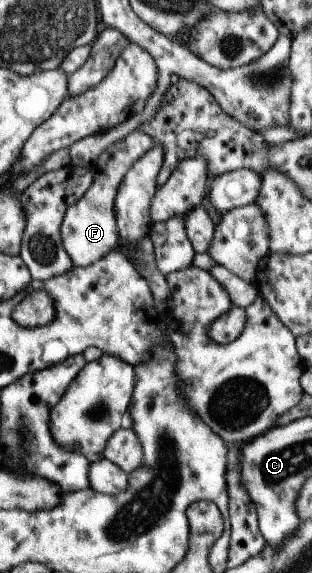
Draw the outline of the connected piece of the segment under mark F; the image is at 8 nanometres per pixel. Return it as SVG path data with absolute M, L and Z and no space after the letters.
M133 130L127 137L109 145L90 166L93 177L91 185L81 199L67 207L60 225L62 246L73 266L85 267L109 253L115 245L119 245L113 209L117 188L131 165L143 157L153 144L151 137L139 130Z

